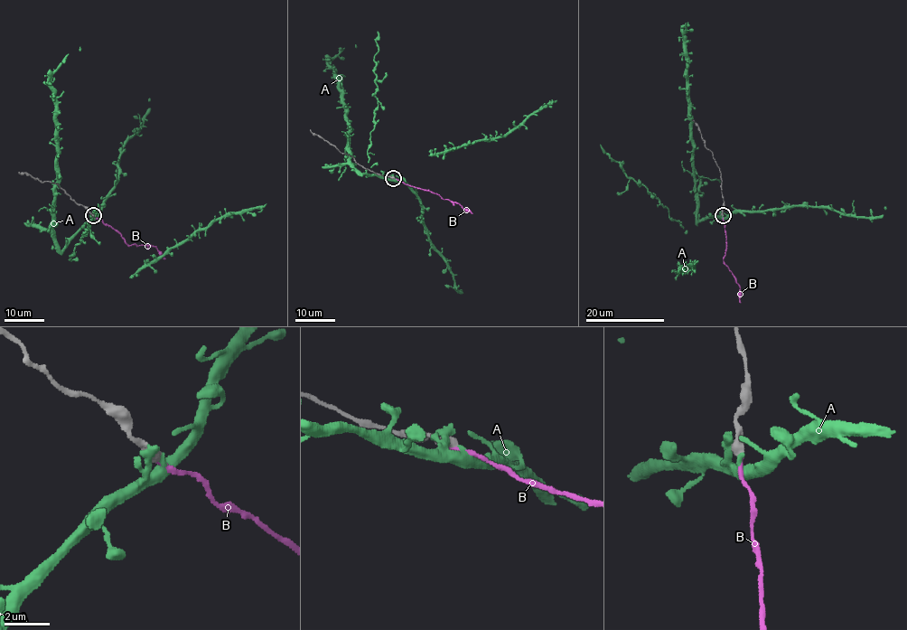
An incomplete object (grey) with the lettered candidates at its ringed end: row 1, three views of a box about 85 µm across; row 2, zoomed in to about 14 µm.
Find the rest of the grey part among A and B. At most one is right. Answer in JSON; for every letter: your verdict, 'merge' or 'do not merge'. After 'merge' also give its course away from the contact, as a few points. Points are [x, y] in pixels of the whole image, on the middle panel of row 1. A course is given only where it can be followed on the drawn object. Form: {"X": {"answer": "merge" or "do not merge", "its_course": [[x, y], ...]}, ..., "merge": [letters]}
{"A": {"answer": "do not merge"}, "B": {"answer": "merge", "its_course": [[393, 178], [438, 193], [472, 213]]}, "merge": ["B"]}

